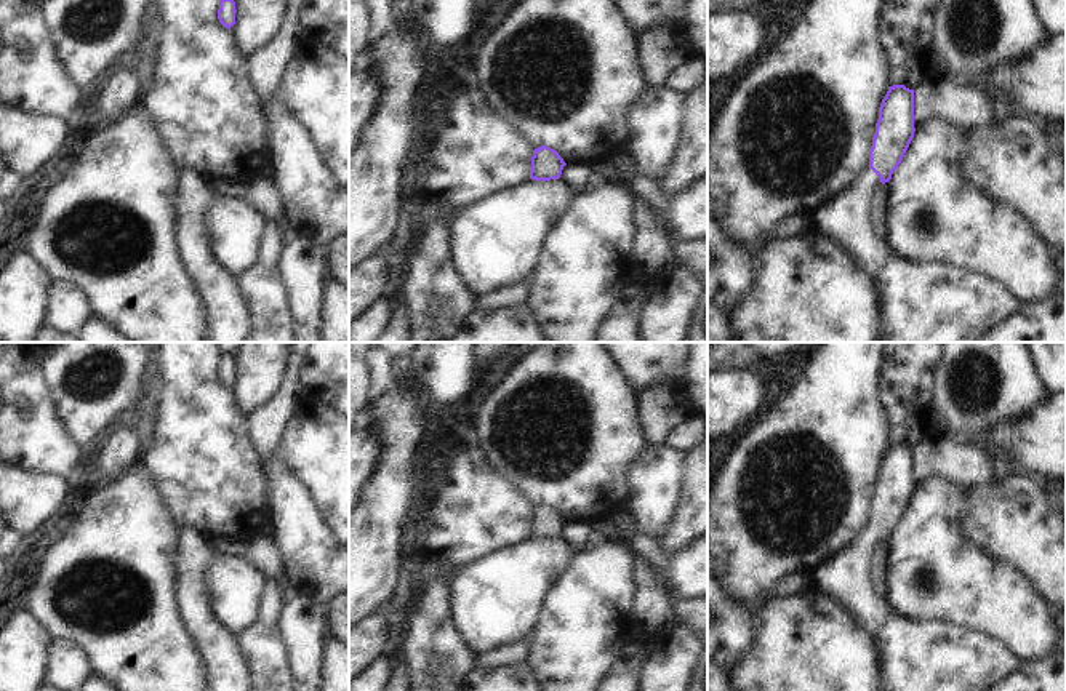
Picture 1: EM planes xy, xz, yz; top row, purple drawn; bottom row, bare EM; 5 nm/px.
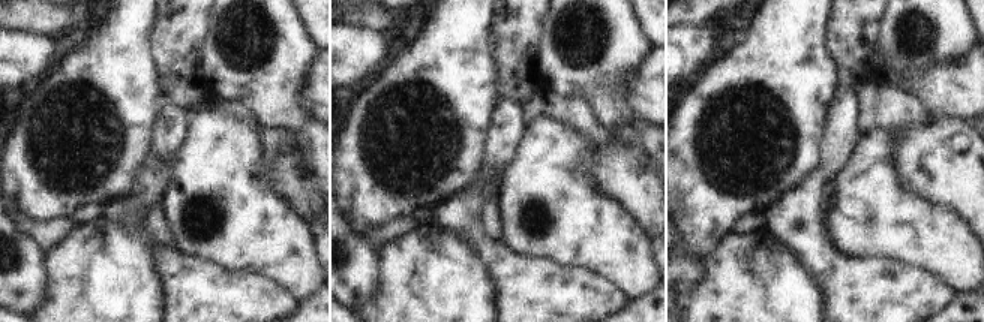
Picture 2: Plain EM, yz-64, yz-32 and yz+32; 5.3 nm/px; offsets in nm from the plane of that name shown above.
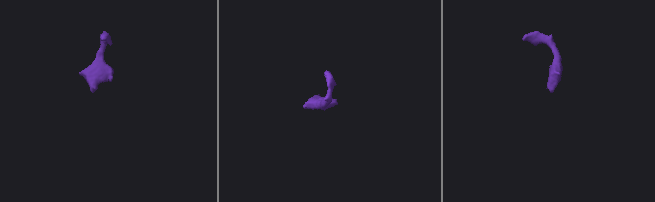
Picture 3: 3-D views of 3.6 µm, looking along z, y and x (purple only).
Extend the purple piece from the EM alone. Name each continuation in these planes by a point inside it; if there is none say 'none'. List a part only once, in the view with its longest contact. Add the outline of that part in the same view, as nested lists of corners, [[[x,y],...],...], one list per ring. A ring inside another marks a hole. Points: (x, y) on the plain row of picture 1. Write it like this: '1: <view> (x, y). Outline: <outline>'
1: yz (914, 656). Outline: [[[868,526],[850,545],[813,571],[815,587],[836,600],[864,629],[880,662],[880,691],[988,691],[1021,661],[999,641],[948,622],[912,621],[895,611],[872,584],[872,553],[880,542]]]

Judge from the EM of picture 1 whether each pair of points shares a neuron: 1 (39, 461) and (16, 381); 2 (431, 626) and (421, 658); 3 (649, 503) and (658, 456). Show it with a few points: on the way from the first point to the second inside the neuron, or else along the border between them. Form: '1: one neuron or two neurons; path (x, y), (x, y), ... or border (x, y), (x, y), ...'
1: one neuron; path (36, 442), (34, 407), (29, 400)
2: one neuron; path (431, 634), (429, 650)
3: one neuron; path (653, 491), (657, 467)

